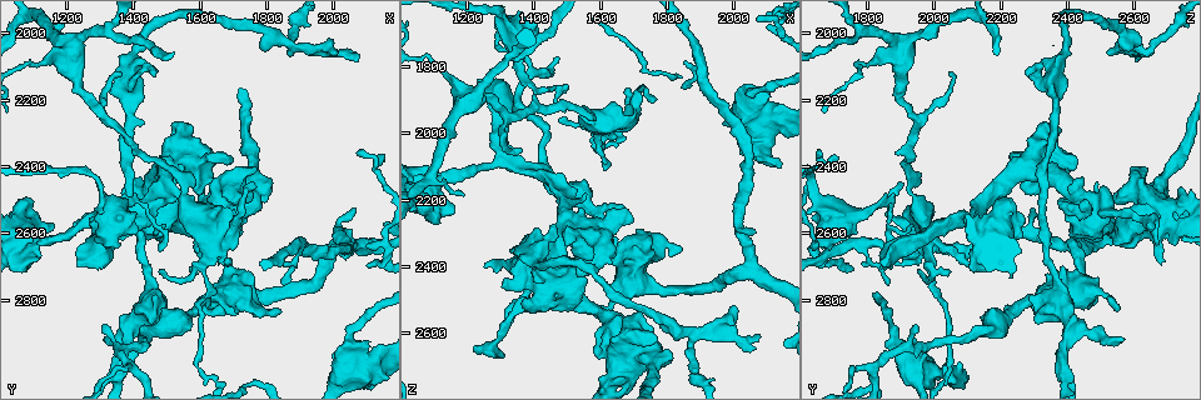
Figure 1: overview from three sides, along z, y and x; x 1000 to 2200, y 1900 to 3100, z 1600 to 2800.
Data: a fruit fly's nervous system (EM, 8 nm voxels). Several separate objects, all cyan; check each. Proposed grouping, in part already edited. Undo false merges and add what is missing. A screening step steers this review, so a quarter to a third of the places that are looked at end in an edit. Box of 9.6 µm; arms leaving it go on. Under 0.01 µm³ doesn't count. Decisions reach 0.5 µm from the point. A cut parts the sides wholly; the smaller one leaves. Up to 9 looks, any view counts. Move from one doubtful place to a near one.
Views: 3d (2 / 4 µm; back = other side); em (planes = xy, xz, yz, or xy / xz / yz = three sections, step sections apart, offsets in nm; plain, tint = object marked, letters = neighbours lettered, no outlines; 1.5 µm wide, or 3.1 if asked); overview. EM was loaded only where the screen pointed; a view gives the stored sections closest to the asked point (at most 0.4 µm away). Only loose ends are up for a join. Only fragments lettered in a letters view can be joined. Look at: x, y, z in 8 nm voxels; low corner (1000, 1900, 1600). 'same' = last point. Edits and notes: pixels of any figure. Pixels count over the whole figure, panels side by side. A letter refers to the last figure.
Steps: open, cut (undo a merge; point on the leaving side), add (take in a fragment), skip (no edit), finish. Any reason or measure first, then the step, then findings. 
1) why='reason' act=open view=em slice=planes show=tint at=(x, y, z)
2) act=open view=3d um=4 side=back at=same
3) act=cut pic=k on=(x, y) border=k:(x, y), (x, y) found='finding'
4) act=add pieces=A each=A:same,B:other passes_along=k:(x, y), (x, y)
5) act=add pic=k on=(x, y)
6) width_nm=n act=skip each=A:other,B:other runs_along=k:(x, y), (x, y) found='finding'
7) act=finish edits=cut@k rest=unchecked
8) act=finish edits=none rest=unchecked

why='free end' act=open view=em slice=planes show=letters at=(2000, 2050, 2520)

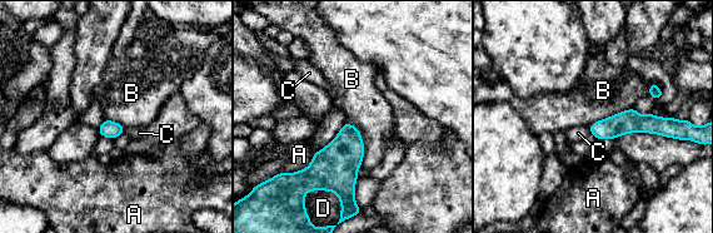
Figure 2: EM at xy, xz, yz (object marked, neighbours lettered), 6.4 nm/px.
longest_contact=B:300nm act=skip each=A:other,B:other,C:other,D:other border=2:(347, 122), (360, 134), (362, 165) found='none of them fits'

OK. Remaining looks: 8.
why='tapers out' act=open view=3d um=4 at=(1750, 2450, 1910)

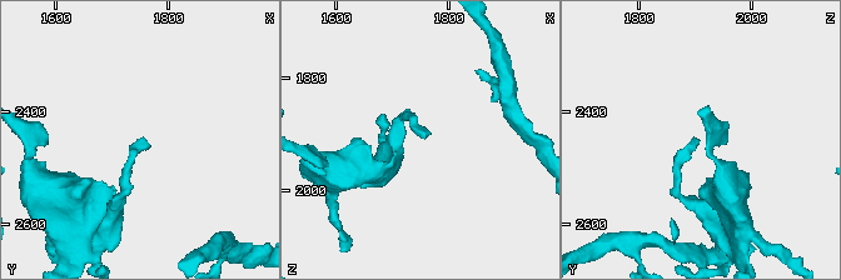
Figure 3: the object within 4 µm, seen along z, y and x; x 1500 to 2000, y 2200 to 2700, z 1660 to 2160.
act=open view=em slice=planes show=letters at=(1755, 2450, 1905)

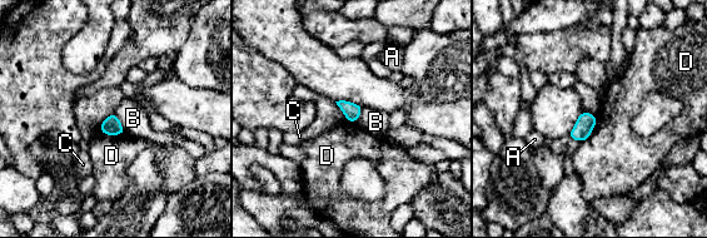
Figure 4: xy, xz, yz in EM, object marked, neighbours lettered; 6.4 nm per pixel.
act=skip each=A:other,B:other,C:other,D:other found='no lettered fragment goes on from it'

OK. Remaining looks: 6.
why='calibre changes' act=open view=em slice=xy step=8 show=letters at=(1460, 2890, 2160)

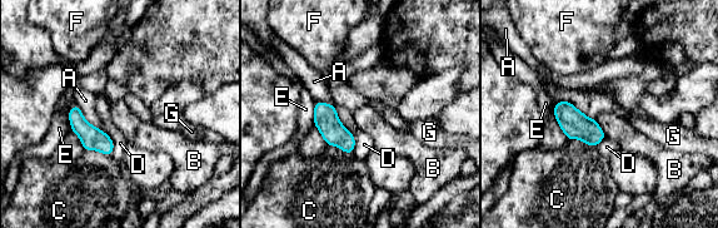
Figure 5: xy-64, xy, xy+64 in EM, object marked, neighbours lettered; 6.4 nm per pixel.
why='cut it another way' act=open view=em slice=planes show=letters at=same

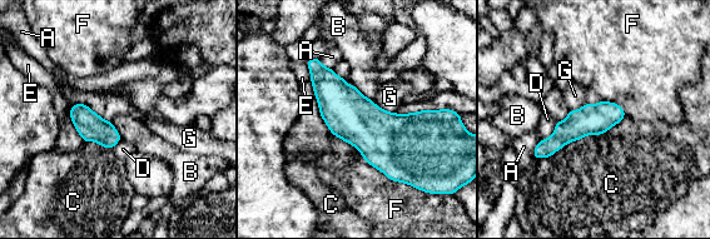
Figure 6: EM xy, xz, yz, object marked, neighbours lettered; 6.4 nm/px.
longest_contact=C:650nm act=skip each=A:other,B:other,C:other,D:other,E:other,F:other,G:other border=6:(625, 115), (536, 160) found='continuous, no second neuron'

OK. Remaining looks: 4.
why='side arm on a straight run' act=open view=em slice=planes show=letters at=(1320, 2250, 1940)

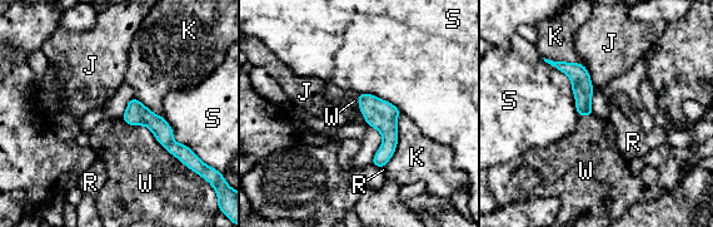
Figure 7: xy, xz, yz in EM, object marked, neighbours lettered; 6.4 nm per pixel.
act=skip each=J:other,K:other,R:other,S:other,W:other border=7:(400, 113), (397, 147), (383, 166) found='all the same neuron'

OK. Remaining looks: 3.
act=finish edits=none rest=unchecked

